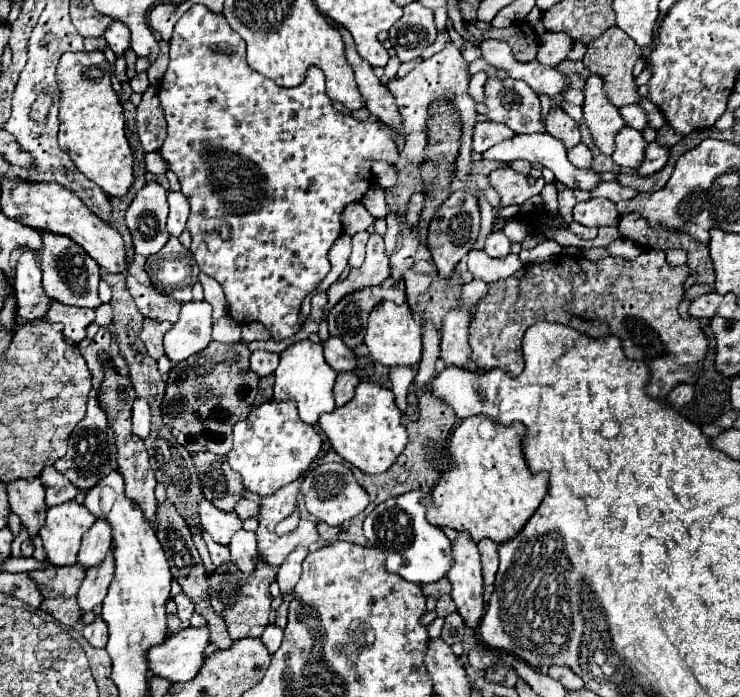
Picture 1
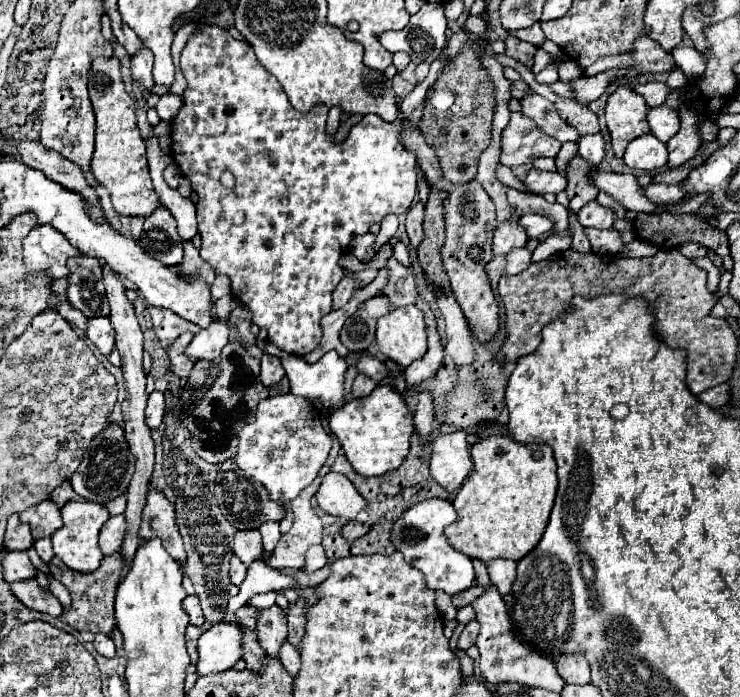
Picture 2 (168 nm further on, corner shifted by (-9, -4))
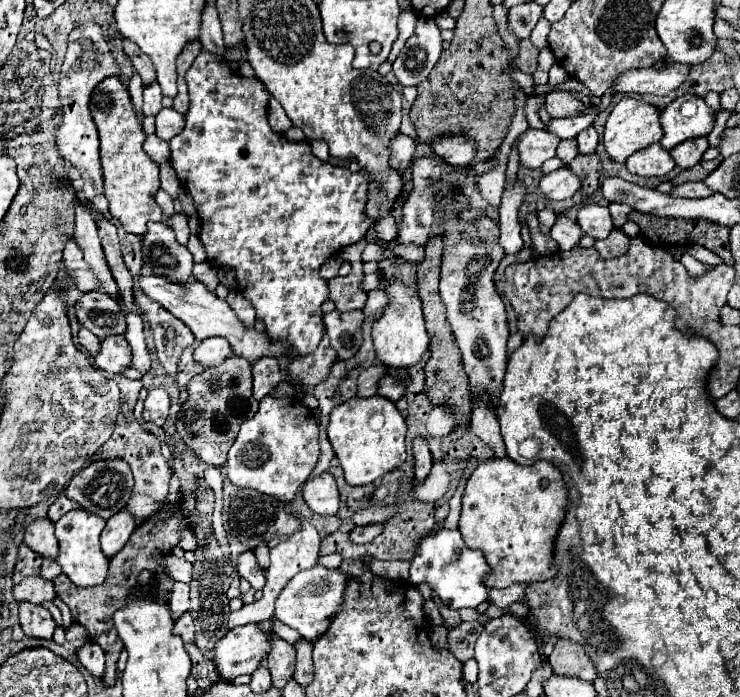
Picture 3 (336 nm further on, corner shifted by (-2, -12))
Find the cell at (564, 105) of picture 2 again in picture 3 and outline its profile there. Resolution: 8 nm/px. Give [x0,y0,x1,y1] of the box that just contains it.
[546,90,586,118]

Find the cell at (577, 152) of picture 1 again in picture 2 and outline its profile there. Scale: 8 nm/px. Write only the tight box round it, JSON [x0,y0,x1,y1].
[579,134,603,164]

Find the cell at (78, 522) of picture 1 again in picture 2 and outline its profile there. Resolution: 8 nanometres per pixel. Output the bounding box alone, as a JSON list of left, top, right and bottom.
[51,502,109,572]

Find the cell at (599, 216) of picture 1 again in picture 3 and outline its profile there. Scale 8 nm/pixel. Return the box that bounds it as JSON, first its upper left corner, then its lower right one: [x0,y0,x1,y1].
[576,204,614,238]

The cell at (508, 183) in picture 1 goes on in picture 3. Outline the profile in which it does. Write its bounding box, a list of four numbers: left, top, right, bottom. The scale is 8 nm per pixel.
[538,168,580,200]

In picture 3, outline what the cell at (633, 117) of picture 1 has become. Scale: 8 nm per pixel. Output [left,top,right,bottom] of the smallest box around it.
[660,94,714,150]

